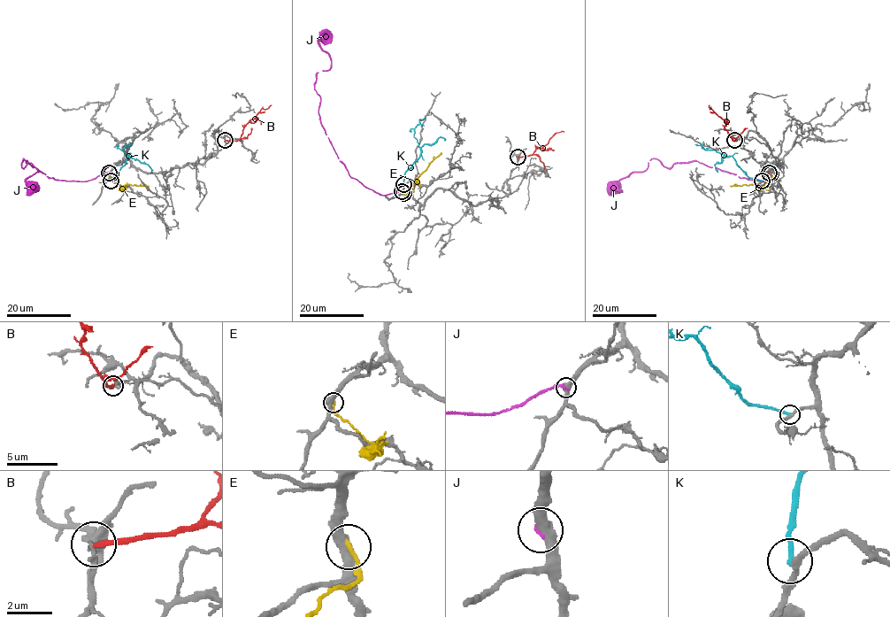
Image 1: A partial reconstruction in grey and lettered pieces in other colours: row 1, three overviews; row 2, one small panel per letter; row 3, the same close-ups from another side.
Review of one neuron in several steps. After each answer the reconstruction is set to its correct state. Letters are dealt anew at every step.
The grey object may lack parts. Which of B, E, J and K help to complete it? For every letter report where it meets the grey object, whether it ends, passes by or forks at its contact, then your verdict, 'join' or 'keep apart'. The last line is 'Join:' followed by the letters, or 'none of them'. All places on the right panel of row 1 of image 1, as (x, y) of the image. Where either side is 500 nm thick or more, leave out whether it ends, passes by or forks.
B: contact (734, 140); it ends; keep apart
E: contact (771, 173); it ends; keep apart
J: contact (769, 173); it ends; keep apart
K: contact (762, 181); it ends; keep apart
Join: none of them

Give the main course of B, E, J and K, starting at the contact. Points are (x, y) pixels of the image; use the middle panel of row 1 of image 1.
B: (517, 158), (532, 155), (556, 133), (563, 132)
E: (403, 193), (441, 152)
J: (402, 192), (379, 194), (353, 178), (320, 119), (314, 82), (331, 65), (319, 42), (329, 32)
K: (403, 184), (405, 172), (421, 153), (414, 133), (419, 119), (424, 117)

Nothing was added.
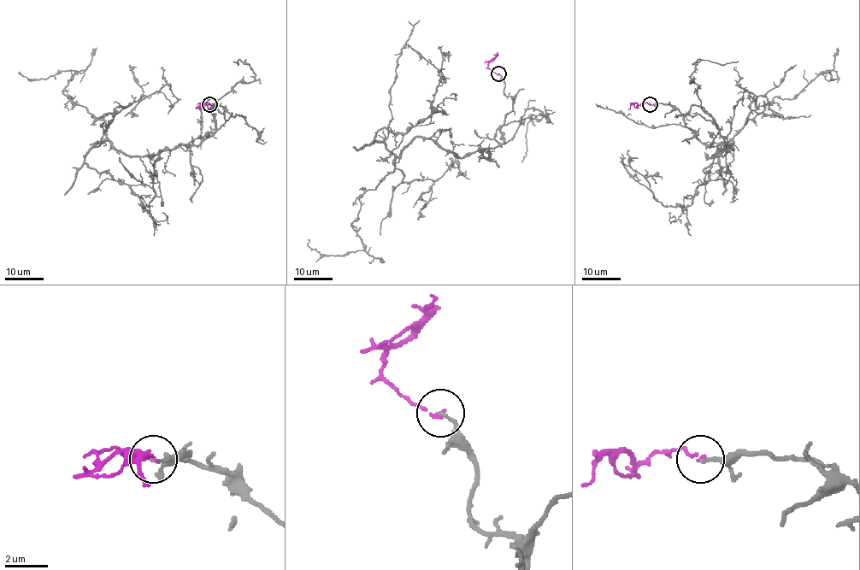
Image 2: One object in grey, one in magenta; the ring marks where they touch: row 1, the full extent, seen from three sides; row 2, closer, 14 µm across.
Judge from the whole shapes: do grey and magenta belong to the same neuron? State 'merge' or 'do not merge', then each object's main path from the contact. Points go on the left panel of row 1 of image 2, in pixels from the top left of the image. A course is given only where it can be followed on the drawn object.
do not merge; course grey (209, 105), (224, 114), (198, 144), (86, 155), (147, 206), (154, 190), (120, 157); course magenta (209, 105), (199, 102), (206, 102), (209, 108)

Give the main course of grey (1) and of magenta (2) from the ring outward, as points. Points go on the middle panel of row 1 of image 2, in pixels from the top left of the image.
1: (498, 74), (503, 143), (462, 157), (415, 137), (397, 156), (376, 133), (431, 115), (443, 77), (408, 44)
2: (498, 74), (487, 65), (498, 53)

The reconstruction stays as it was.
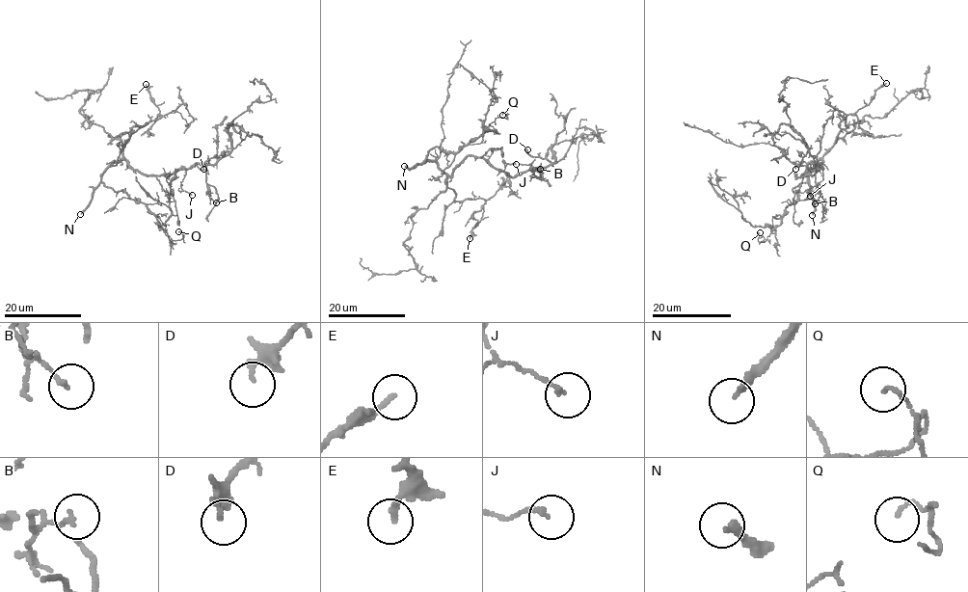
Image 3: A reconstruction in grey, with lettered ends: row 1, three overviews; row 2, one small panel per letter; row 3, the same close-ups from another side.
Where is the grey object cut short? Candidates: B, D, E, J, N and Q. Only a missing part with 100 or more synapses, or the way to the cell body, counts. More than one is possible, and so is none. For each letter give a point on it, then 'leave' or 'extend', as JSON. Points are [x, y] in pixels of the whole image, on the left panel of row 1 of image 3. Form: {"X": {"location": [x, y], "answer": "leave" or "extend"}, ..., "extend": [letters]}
{"B": {"location": [216, 202], "answer": "leave"}, "D": {"location": [203, 169], "answer": "leave"}, "E": {"location": [146, 84], "answer": "leave"}, "J": {"location": [192, 195], "answer": "leave"}, "N": {"location": [80, 214], "answer": "extend"}, "Q": {"location": [178, 231], "answer": "leave"}, "extend": ["N"]}

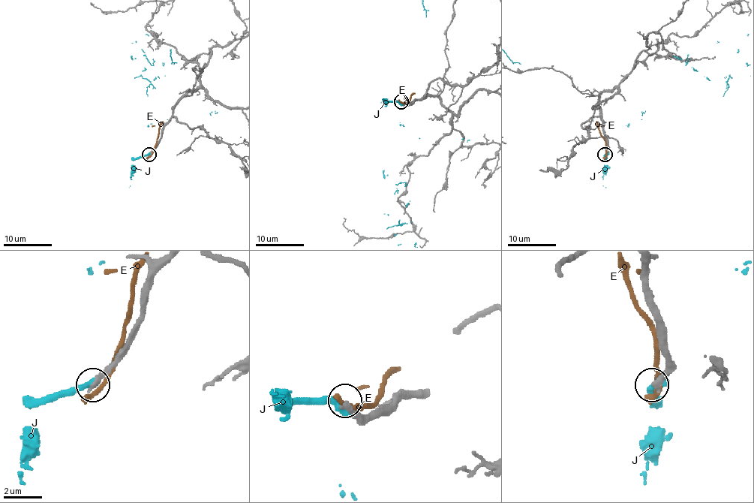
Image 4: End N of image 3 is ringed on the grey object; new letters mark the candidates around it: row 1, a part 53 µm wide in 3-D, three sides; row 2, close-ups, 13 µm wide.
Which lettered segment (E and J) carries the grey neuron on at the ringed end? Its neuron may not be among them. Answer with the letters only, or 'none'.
none

